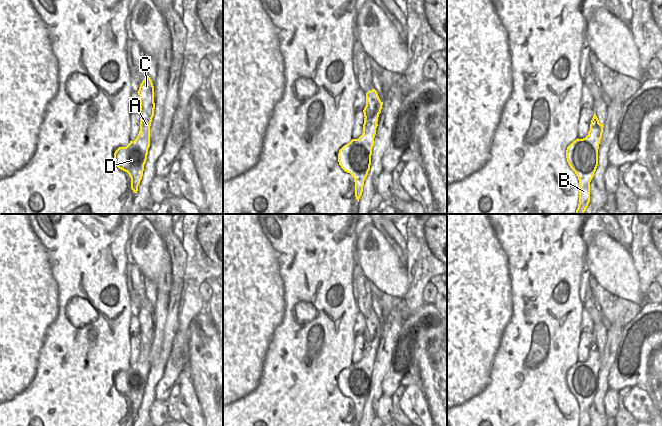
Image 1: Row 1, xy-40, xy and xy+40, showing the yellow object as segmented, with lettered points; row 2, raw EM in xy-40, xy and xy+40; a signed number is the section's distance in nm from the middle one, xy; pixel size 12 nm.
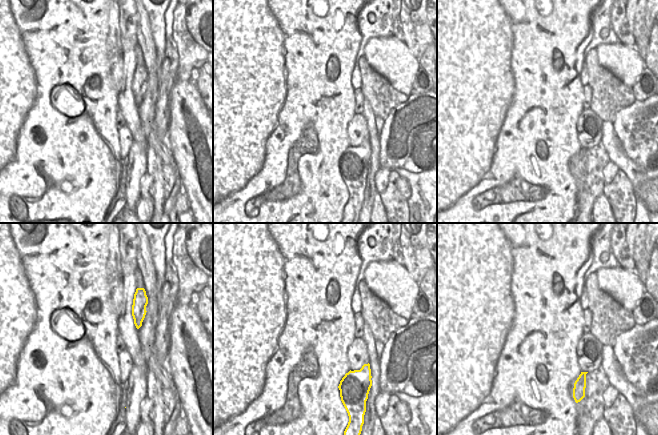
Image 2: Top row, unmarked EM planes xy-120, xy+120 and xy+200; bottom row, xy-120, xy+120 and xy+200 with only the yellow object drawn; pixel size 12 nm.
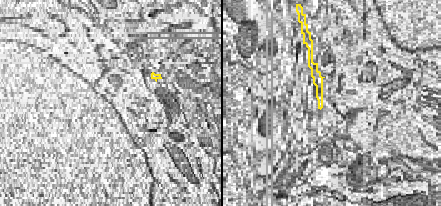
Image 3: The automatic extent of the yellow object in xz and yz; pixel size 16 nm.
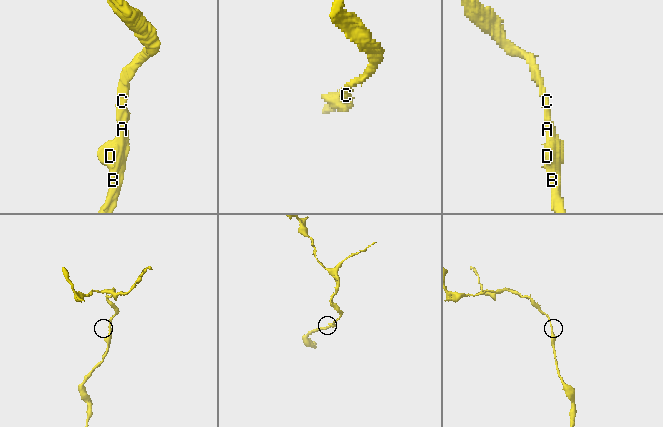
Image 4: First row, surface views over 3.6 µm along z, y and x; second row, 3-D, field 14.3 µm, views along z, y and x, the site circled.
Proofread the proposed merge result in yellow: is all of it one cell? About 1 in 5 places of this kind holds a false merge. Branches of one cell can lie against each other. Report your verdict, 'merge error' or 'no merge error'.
no merge error

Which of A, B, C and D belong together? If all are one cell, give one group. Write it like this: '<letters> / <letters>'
A B C D

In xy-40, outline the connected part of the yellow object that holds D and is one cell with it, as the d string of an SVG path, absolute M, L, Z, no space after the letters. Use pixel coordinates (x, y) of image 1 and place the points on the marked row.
M146 76L138 90L140 100L140 131L137 138L126 147L119 147L114 153L116 166L127 172L131 178L131 189L137 193L143 176L144 165L150 147L150 126L154 116L154 86Z

